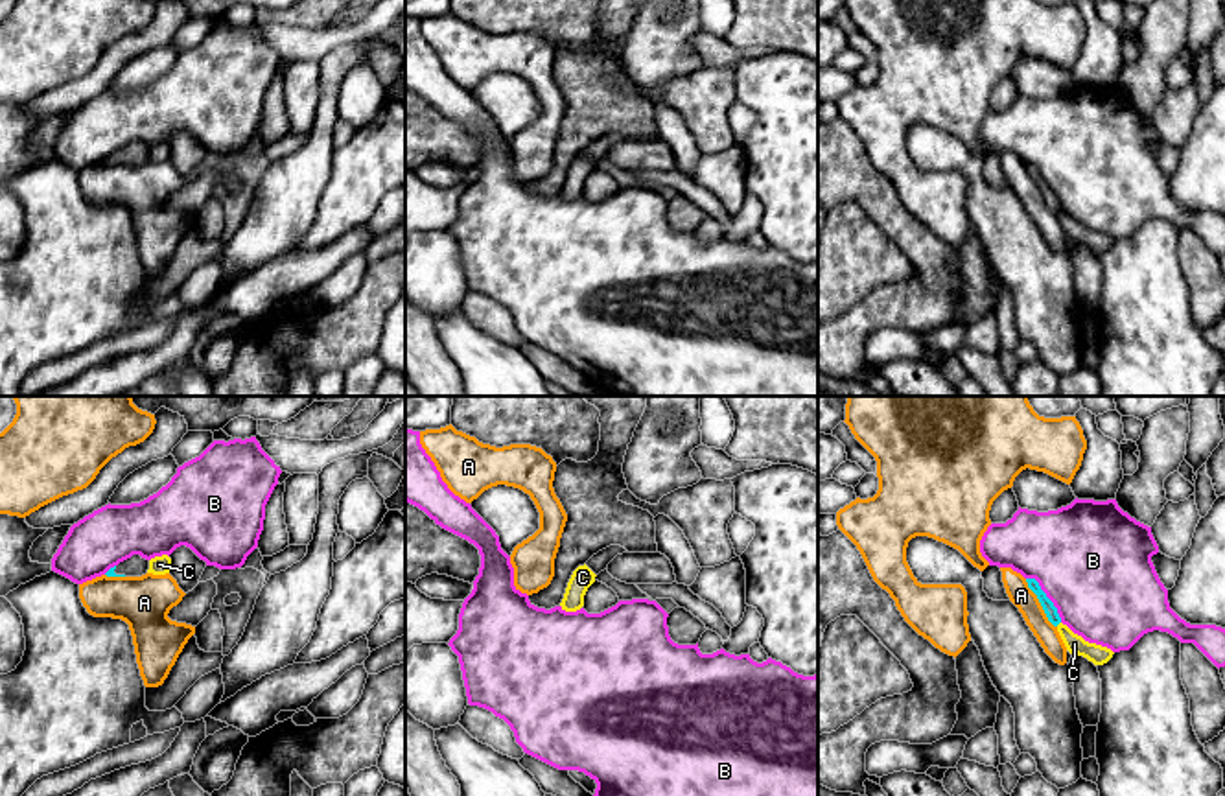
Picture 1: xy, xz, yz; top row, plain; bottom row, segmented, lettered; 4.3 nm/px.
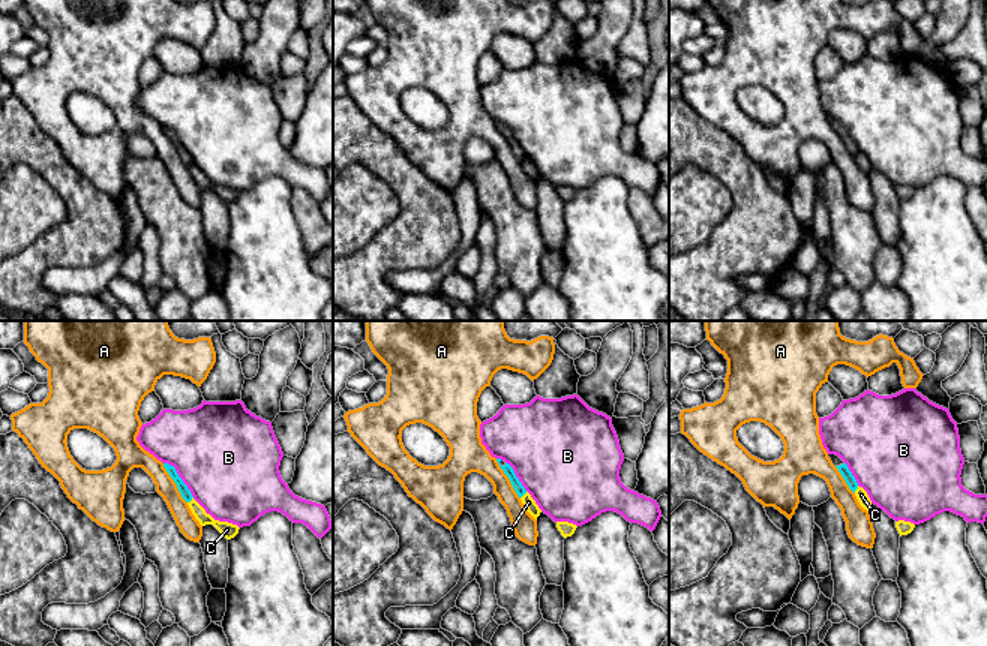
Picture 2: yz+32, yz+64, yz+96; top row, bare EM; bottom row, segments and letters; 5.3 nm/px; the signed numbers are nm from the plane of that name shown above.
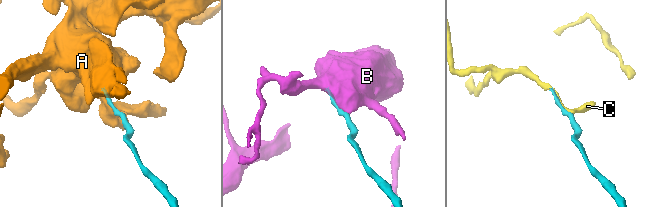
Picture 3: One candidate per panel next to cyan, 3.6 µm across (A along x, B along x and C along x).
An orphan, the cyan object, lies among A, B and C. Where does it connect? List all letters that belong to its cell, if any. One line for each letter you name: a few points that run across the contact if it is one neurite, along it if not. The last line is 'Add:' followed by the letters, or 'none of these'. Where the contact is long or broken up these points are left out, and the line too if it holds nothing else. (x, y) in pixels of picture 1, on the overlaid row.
Add: none of these

